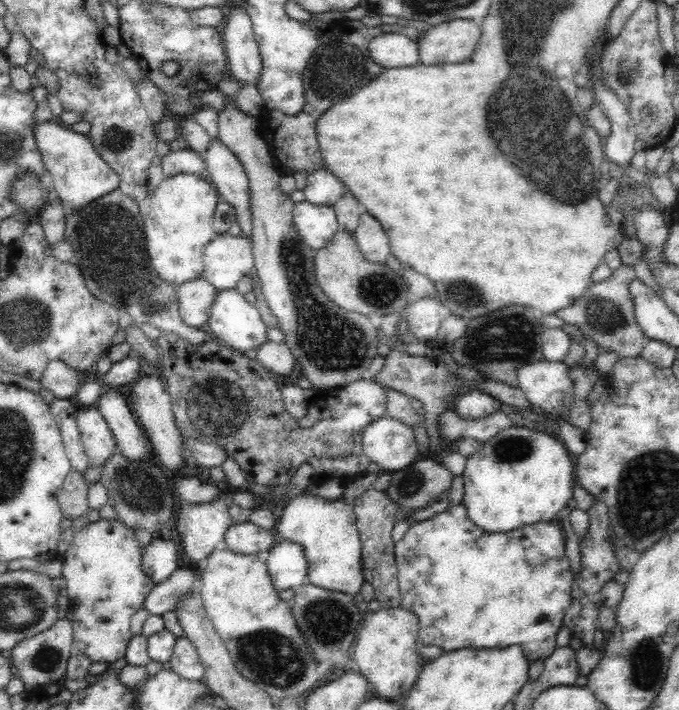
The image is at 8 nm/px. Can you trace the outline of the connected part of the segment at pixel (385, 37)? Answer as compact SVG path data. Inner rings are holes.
M398 32L372 36L367 52L383 69L412 66L419 59L417 42Z

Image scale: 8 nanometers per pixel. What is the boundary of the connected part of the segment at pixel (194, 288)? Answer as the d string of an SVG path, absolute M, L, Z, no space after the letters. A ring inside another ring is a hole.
M201 276L180 286L172 286L178 295L178 309L182 321L190 327L205 328L210 319L208 310L216 300L217 288Z

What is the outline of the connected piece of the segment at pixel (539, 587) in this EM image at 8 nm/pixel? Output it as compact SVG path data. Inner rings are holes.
M463 502L458 506L449 506L443 512L430 519L412 523L402 539L395 542L395 561L398 569L399 587L401 593L401 607L418 615L418 642L426 646L438 646L444 651L460 650L460 648L506 648L517 644L524 656L532 663L534 660L545 661L556 650L556 636L562 628L566 608L572 600L573 578L575 577L568 557L564 551L565 535L559 521L536 522L536 524L524 524L520 528L514 528L512 532L486 532L478 528L469 518Z

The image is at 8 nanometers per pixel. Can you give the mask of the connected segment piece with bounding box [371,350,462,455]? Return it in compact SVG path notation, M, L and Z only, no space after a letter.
M390 350L385 357L385 363L382 370L371 378L376 383L382 382L386 388L400 392L408 397L417 398L423 404L422 413L424 413L424 422L422 426L426 428L429 437L428 451L434 455L438 455L441 451L440 444L443 443L443 438L438 430L437 418L444 413L447 406L447 398L454 395L458 388L462 388L462 381L453 376L445 364L434 361L427 356L411 356L406 352L398 352L398 350Z

